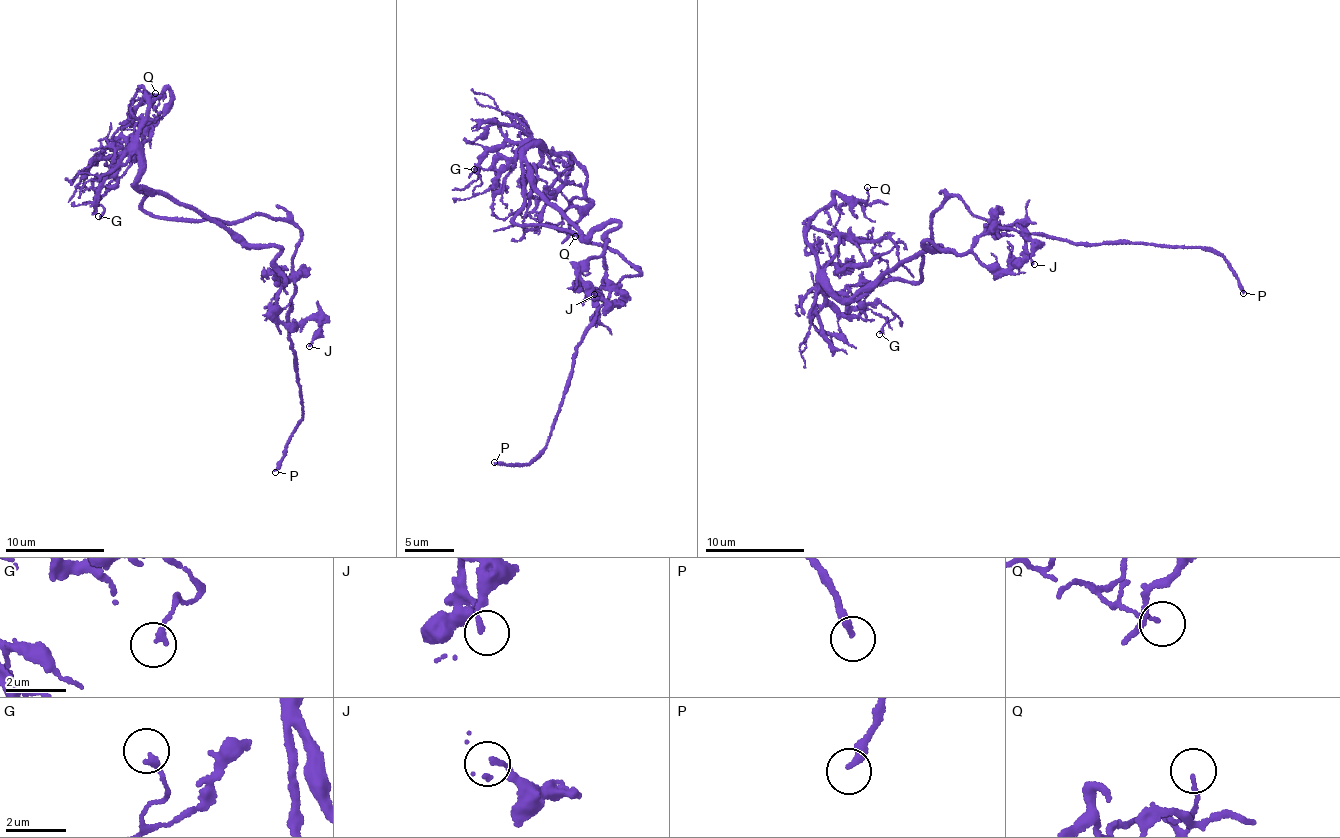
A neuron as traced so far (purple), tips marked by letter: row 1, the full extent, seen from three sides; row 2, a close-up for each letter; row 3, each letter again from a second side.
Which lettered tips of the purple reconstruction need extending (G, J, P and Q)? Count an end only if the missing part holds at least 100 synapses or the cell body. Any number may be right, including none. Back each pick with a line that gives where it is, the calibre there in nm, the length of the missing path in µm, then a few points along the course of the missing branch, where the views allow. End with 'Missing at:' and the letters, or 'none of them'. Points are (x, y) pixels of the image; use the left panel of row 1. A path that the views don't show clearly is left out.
P: (275, 472) | 260 nm | 4 µm | (275, 472), (271, 478), (269, 498)
Missing at: P

